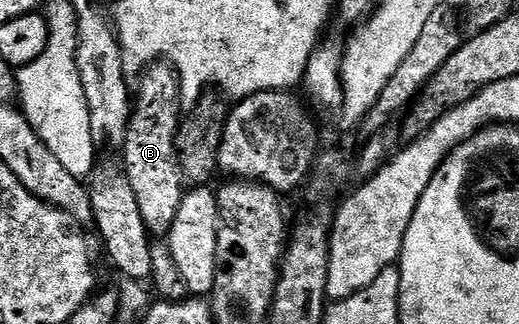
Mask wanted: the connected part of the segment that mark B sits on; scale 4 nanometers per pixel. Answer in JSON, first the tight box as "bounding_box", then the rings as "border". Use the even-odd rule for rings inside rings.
{"bounding_box":[121,62,185,238],"border":[[[156,62],[143,69],[139,80],[139,92],[134,93],[131,121],[127,127],[127,137],[121,149],[121,167],[127,173],[129,186],[137,194],[137,206],[141,209],[141,218],[148,233],[155,238],[166,238],[171,234],[171,227],[177,218],[177,210],[183,201],[185,181],[179,165],[179,154],[175,150],[175,136],[179,133],[181,119],[181,101],[179,99],[179,74],[166,62]]]}

